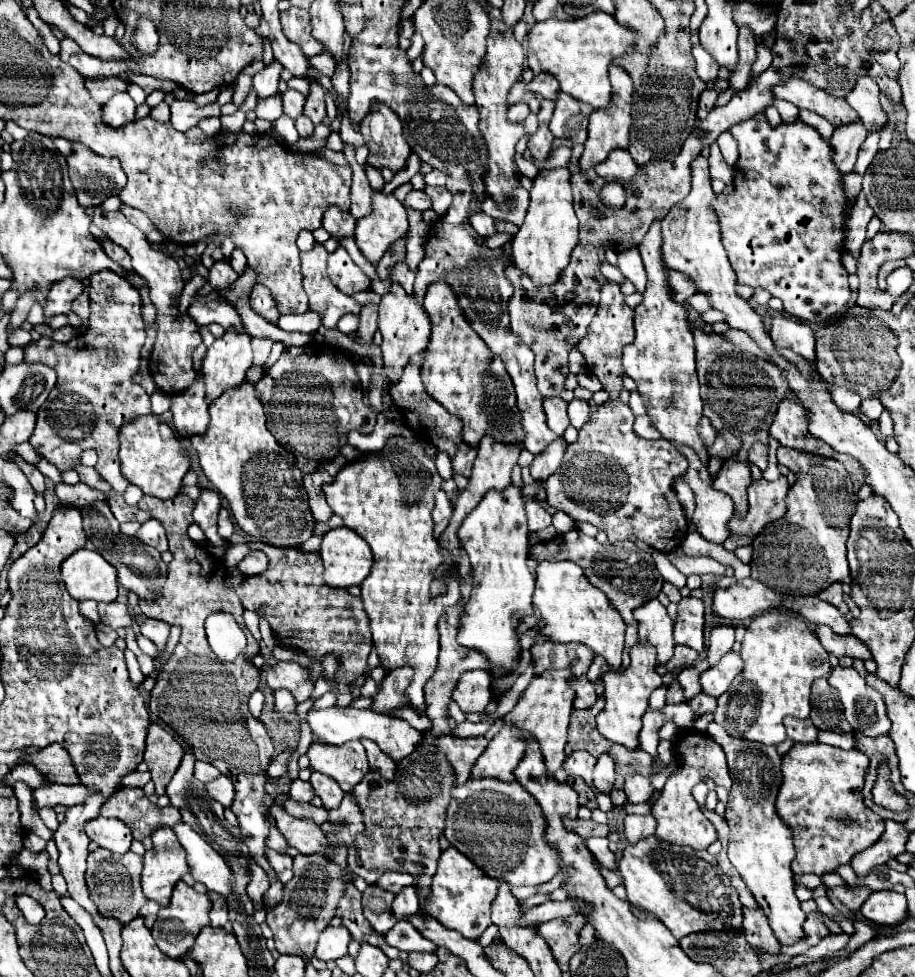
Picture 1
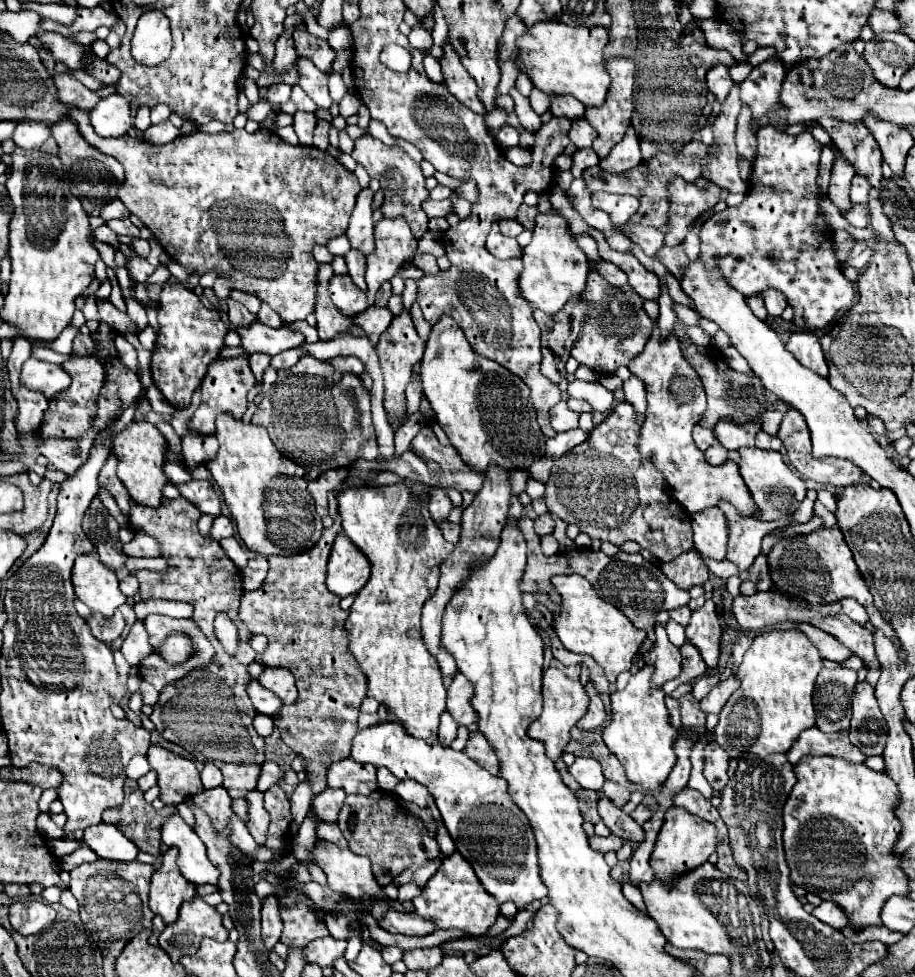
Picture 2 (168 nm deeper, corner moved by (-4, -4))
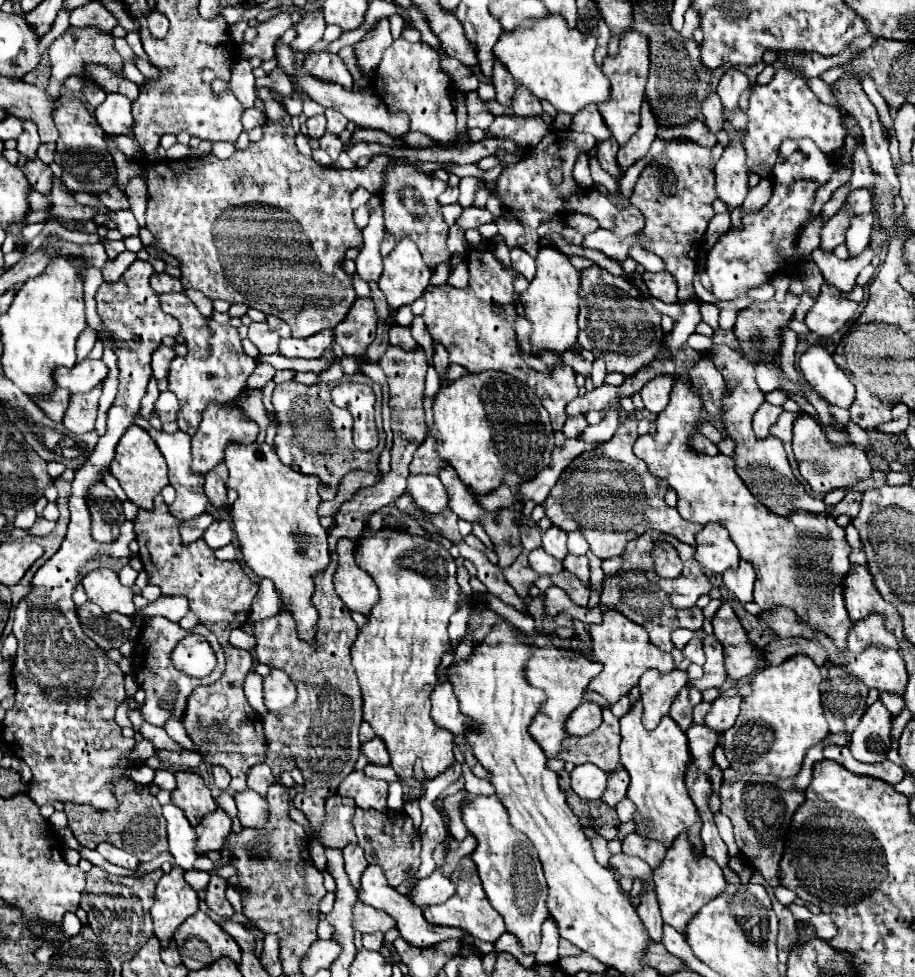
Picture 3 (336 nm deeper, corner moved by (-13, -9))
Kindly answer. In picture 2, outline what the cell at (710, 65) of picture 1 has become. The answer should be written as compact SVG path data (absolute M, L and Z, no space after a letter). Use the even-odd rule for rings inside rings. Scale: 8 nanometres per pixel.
M713 65L707 71L707 87L719 101L723 101L727 97L727 93L733 87L733 81L731 81L729 71L727 71L725 65Z

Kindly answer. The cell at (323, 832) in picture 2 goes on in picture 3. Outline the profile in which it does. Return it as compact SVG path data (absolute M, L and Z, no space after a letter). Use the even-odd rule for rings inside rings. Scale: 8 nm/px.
M346 846L344 848L344 868L348 874L350 884L356 888L356 892L360 892L360 876L364 872L364 868L368 868L368 862L364 858L364 852L360 846Z

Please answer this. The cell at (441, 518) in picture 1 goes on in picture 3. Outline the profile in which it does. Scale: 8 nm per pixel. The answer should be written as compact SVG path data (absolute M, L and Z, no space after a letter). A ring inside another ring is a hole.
M410 474L406 492L410 492L414 502L420 508L424 508L426 512L436 514L436 512L448 508L448 496L446 496L446 490L438 476L430 476L430 474L412 476Z

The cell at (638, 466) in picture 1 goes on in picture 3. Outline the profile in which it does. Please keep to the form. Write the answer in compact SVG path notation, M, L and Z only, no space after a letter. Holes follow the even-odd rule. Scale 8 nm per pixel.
M626 418L618 426L614 438L594 452L594 458L578 456L572 460L542 504L554 526L564 532L582 532L590 544L590 550L602 560L620 556L626 550L626 544L646 532L646 528L670 534L690 546L696 546L694 538L702 528L694 522L682 520L676 508L664 504L666 482L652 476L646 464L632 452L632 446L638 438L636 424L638 418Z

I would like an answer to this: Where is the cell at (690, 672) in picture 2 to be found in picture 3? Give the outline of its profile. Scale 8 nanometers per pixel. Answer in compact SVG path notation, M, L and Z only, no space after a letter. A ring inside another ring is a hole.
M714 636L704 638L704 652L706 652L706 664L704 664L704 676L700 680L692 680L690 686L698 690L708 688L720 688L728 680L728 672L724 668L724 654L722 644Z

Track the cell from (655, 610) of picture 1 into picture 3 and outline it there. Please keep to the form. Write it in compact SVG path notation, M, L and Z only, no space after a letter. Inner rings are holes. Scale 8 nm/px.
M656 670L644 672L640 678L640 700L644 706L642 712L642 724L644 728L652 730L656 724L668 714L672 700L678 696L680 688L688 684L686 672L682 670L672 670L670 674L658 674Z

